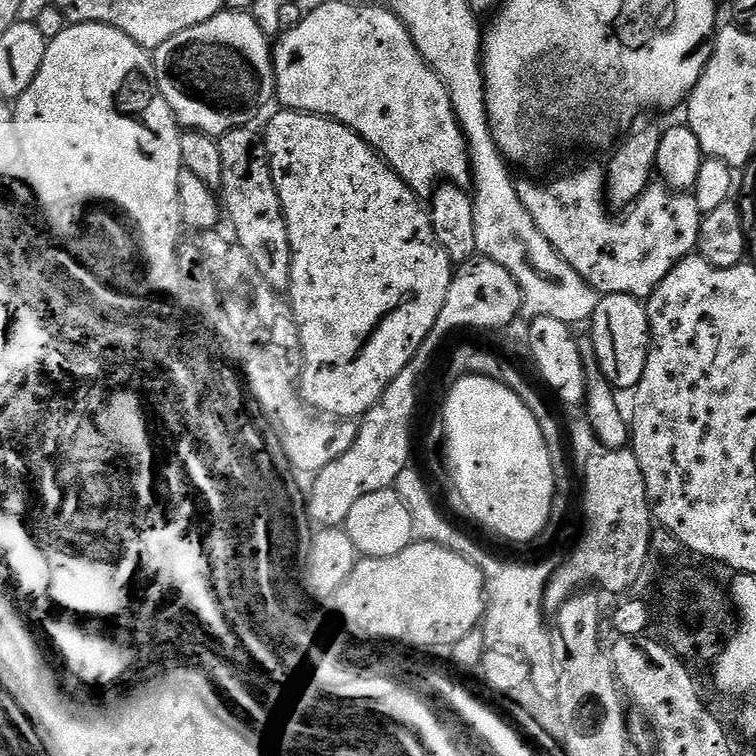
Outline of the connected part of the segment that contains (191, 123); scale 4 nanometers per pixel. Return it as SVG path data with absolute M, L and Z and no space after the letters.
M225 10L214 18L182 34L174 34L170 42L162 42L154 50L152 65L156 71L158 90L176 116L176 123L193 132L222 137L235 128L247 128L252 119L276 96L276 66L270 38L258 30L258 22L248 10Z

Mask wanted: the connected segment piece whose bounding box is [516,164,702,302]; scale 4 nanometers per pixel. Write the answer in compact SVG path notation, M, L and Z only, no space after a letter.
M588 164L569 176L560 176L549 184L535 184L532 180L516 180L518 198L522 198L522 206L530 210L530 218L534 218L534 226L542 230L542 238L554 246L561 258L574 268L576 273L591 288L603 295L626 294L641 302L647 301L654 290L682 262L696 252L696 243L700 233L702 214L698 210L695 195L688 192L673 192L662 182L649 184L647 190L638 197L632 207L623 213L621 220L615 220L610 211L604 194L606 172L603 167Z

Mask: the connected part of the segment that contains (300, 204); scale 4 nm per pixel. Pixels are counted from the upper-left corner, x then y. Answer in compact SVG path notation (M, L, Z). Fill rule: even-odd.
M280 110L280 113L273 118L268 124L268 129L263 129L262 139L268 148L268 157L270 158L270 166L272 167L272 177L274 178L274 186L280 195L280 201L284 207L284 217L288 223L288 233L290 234L290 246L292 247L292 265L290 266L290 282L286 289L288 295L288 304L292 307L290 312L291 319L295 320L300 330L300 356L302 363L298 368L298 391L301 400L308 405L309 409L315 410L317 413L323 414L328 418L360 418L364 413L369 412L374 406L374 402L378 402L378 398L386 390L386 386L390 386L390 382L394 382L394 378L398 378L398 374L402 374L405 366L416 357L416 352L424 344L424 339L432 333L432 327L438 322L438 314L442 310L442 302L446 302L446 294L450 290L450 282L454 265L450 257L446 254L446 250L442 250L440 243L436 241L434 234L434 226L428 217L429 209L422 205L421 197L410 190L410 186L406 186L406 182L402 182L402 178L397 172L386 163L373 148L361 138L353 128L346 127L345 124L339 124L337 120L329 120L327 116L313 116L311 112L293 112L291 110Z

